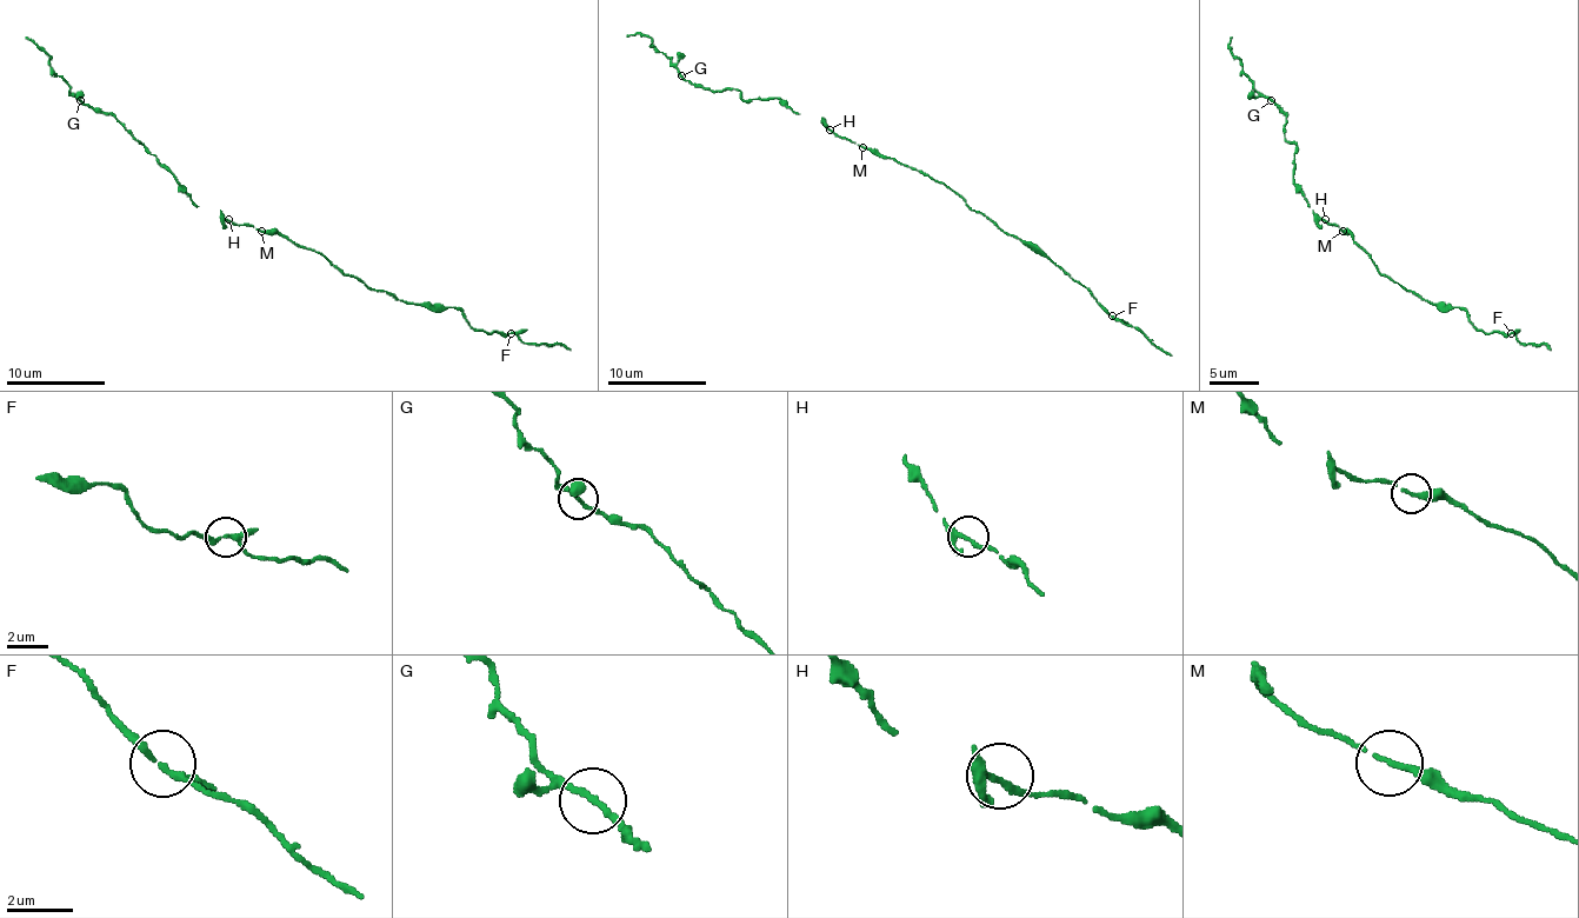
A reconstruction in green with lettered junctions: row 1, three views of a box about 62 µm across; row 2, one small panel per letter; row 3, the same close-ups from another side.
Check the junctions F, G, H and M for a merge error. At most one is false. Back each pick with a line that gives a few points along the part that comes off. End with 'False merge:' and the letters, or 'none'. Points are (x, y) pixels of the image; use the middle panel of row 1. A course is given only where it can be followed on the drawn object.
False merge: none

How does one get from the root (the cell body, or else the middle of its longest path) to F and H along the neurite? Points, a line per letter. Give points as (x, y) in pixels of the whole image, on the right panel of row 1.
F: (1352, 239), (1381, 273), (1406, 291), (1418, 293), (1431, 303), (1463, 307), (1485, 332), (1512, 332)
H: (1352, 239), (1325, 219)

